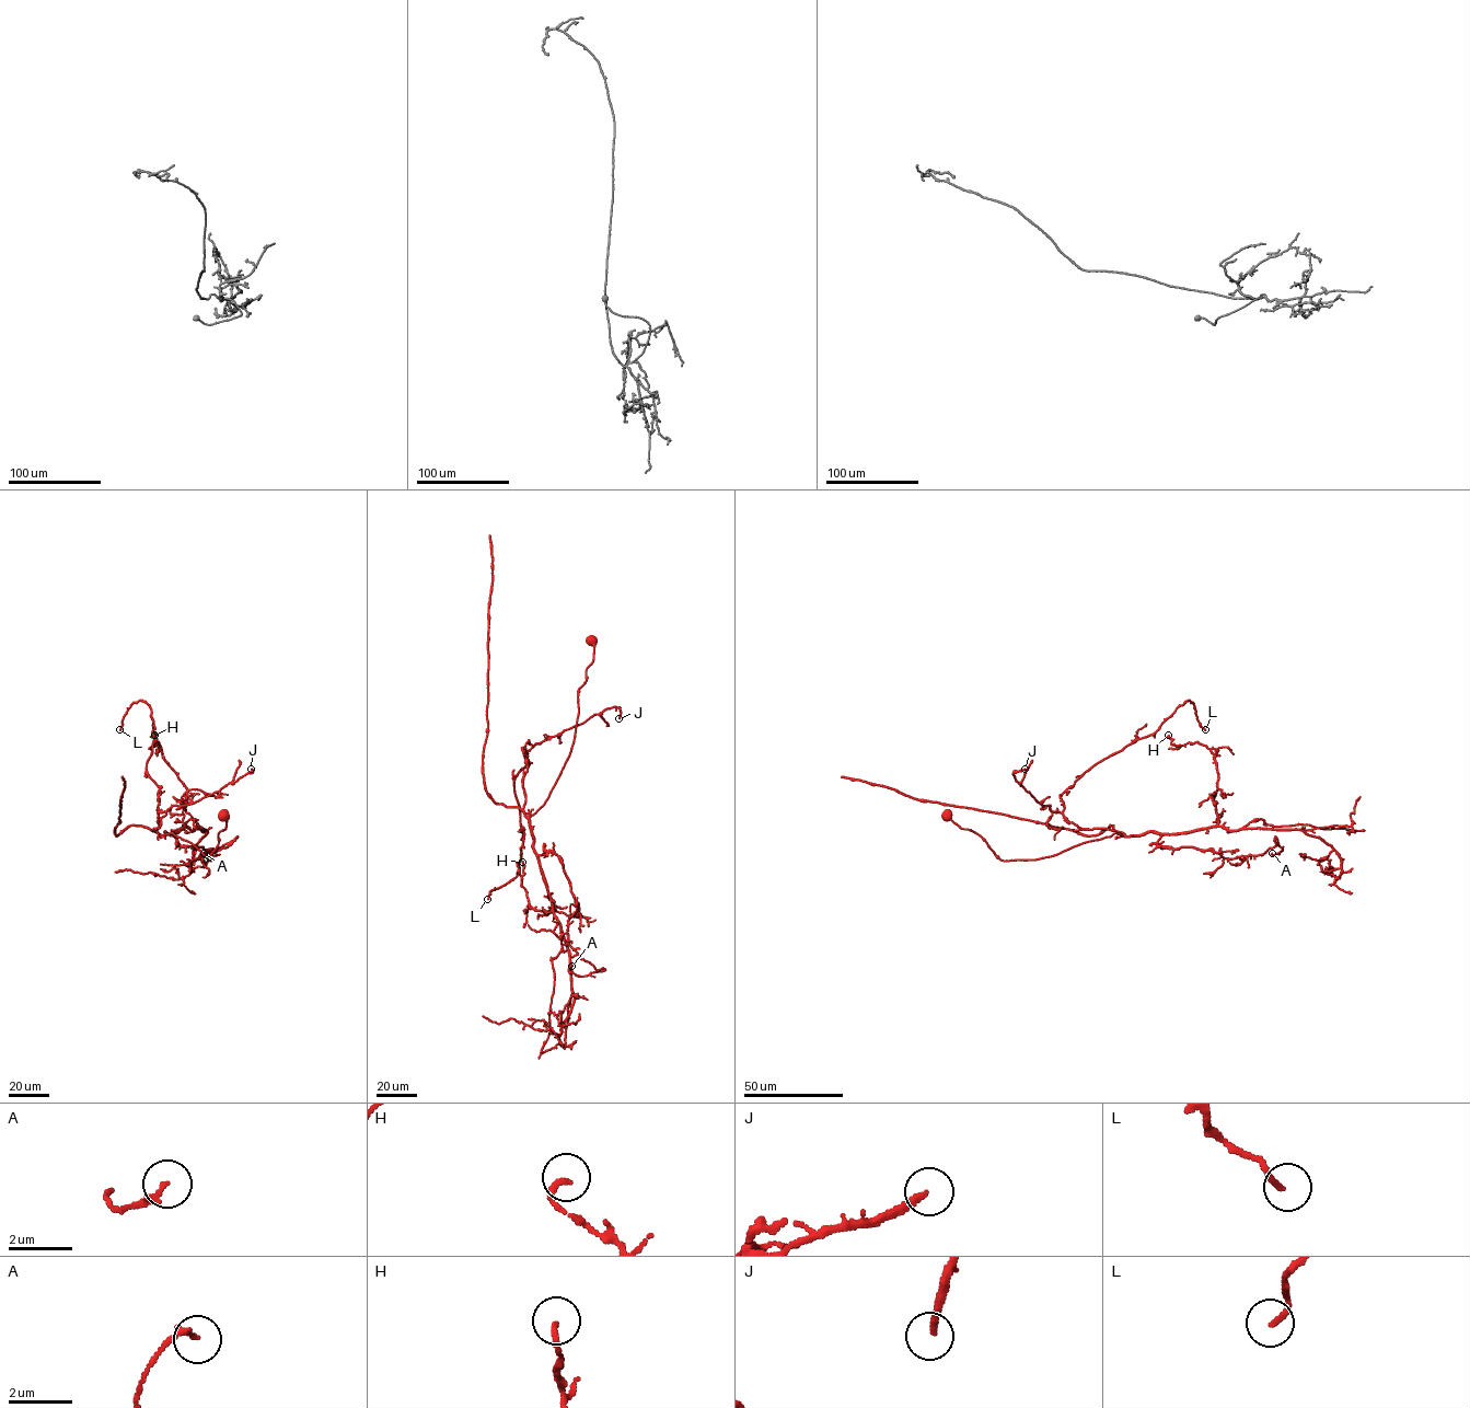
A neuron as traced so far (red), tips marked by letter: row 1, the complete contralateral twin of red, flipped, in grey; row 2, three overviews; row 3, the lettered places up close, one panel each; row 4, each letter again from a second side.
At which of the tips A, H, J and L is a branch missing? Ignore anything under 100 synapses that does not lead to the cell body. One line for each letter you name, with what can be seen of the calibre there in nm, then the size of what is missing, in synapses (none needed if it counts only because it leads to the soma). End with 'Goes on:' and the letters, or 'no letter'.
Goes on: no letter

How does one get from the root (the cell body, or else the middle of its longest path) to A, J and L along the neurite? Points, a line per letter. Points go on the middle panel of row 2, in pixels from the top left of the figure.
A: (592, 639), (569, 754), (530, 817), (533, 851), (558, 856), (578, 908), (568, 944), (605, 969), (571, 966)
J: (592, 639), (569, 754), (545, 803), (527, 817), (525, 753), (606, 708), (617, 706), (618, 718)
L: (592, 639), (569, 754), (545, 803), (527, 817), (525, 754), (513, 784), (524, 832), (519, 869), (487, 899)

